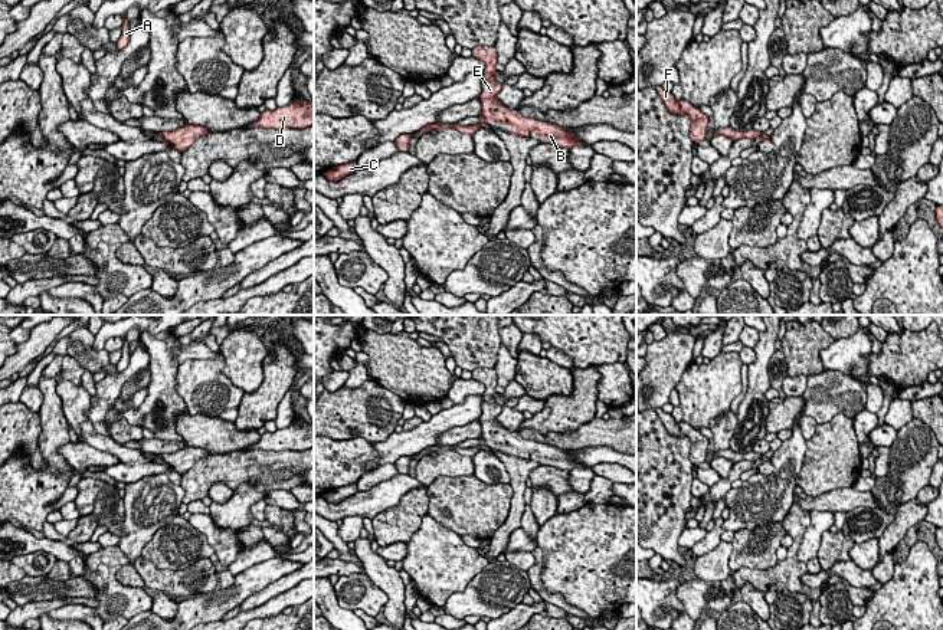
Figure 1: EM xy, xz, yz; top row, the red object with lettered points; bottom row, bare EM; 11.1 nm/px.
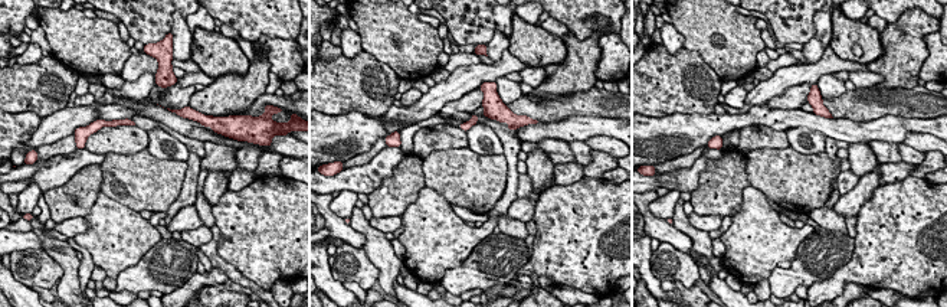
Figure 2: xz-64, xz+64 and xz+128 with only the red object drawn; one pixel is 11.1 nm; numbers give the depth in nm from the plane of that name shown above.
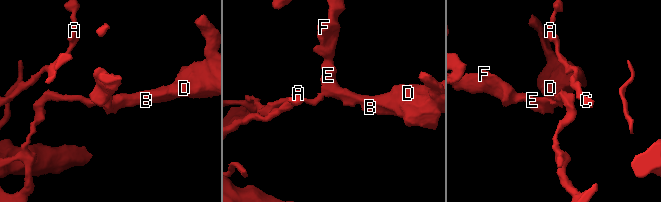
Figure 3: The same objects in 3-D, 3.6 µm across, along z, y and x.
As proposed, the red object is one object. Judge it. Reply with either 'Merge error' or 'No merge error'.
Merge error

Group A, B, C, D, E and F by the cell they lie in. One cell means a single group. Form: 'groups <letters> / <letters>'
groups A C / B D E F

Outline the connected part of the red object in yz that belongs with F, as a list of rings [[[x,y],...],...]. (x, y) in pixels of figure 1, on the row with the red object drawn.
[[[658,86],[657,91],[669,112],[690,117],[690,135],[692,142],[698,144],[704,141],[708,131],[708,117],[684,99],[677,101],[672,92],[665,91],[662,86]]]

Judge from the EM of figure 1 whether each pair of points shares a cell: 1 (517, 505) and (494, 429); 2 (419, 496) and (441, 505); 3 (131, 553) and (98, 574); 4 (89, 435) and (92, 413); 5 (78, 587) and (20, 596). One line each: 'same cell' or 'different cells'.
1: same cell
2: different cells
3: different cells
4: different cells
5: same cell

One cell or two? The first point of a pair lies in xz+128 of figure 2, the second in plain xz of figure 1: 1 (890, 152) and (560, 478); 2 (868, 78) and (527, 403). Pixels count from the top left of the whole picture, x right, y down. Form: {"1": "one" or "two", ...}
{"1": "one", "2": "one"}

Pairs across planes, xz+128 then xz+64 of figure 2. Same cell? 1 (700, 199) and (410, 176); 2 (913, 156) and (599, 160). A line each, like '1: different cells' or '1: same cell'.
1: same cell
2: different cells

